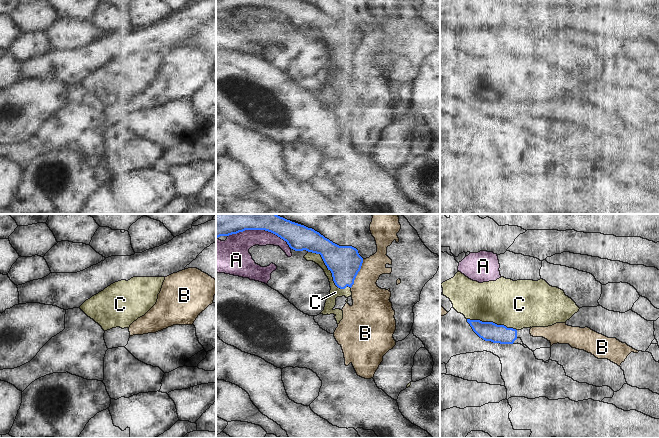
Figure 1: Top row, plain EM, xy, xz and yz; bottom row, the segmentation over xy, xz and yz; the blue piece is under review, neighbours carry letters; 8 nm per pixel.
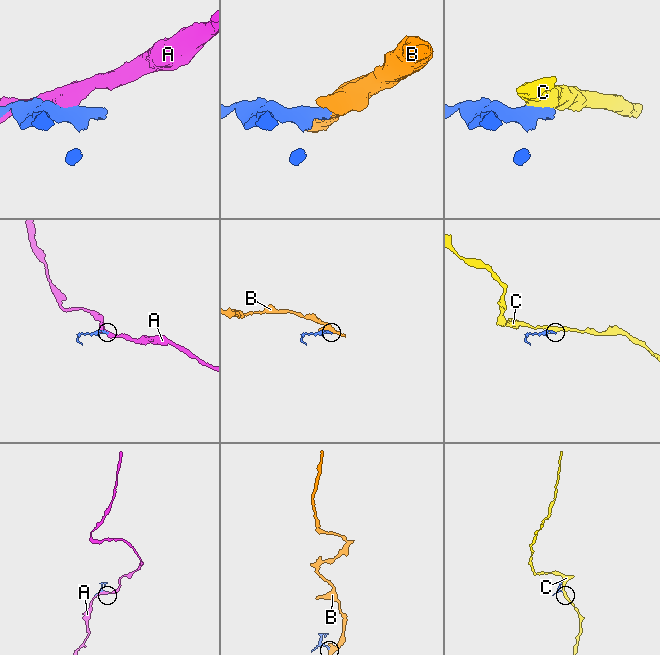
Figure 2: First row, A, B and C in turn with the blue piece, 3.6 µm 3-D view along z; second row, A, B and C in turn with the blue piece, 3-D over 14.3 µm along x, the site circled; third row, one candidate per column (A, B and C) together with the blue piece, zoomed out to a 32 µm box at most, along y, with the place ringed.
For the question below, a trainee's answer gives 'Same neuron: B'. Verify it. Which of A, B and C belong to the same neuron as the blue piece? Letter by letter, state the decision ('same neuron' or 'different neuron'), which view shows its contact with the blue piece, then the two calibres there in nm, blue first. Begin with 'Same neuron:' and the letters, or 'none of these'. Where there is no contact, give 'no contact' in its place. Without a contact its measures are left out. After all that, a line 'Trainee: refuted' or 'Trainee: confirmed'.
Same neuron: none of these
A: different neuron | xz | 300/220 nm
B: different neuron | xz | 260/280 nm
C: different neuron | xz | 260/90 nm
Trainee: refuted

